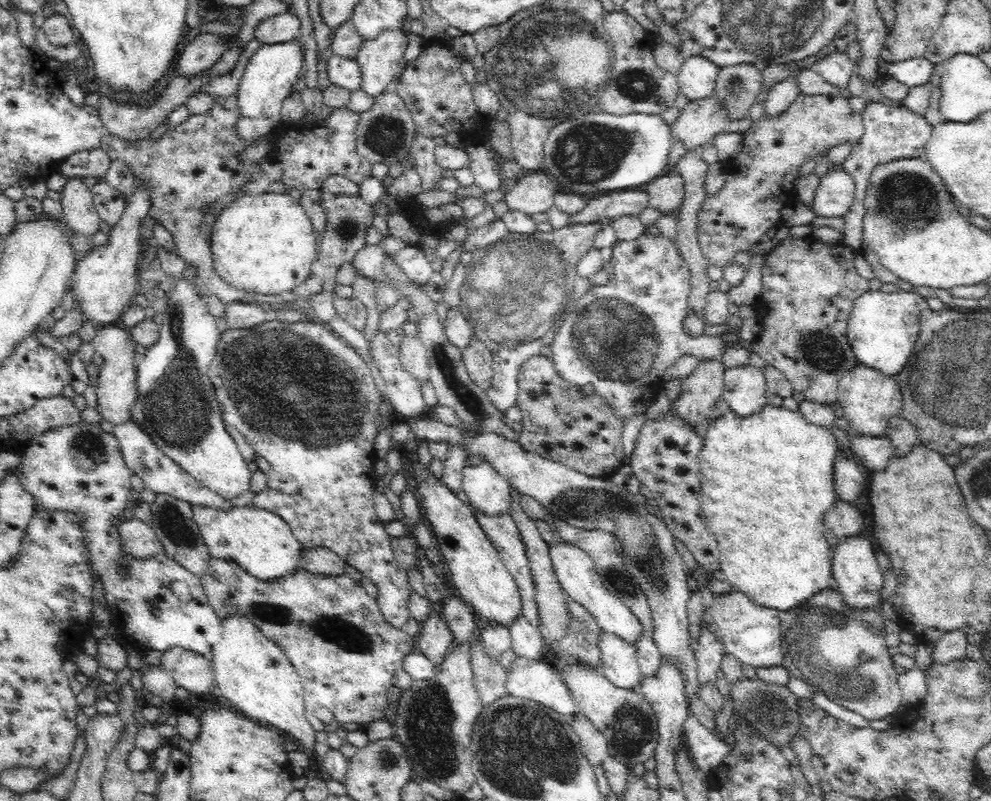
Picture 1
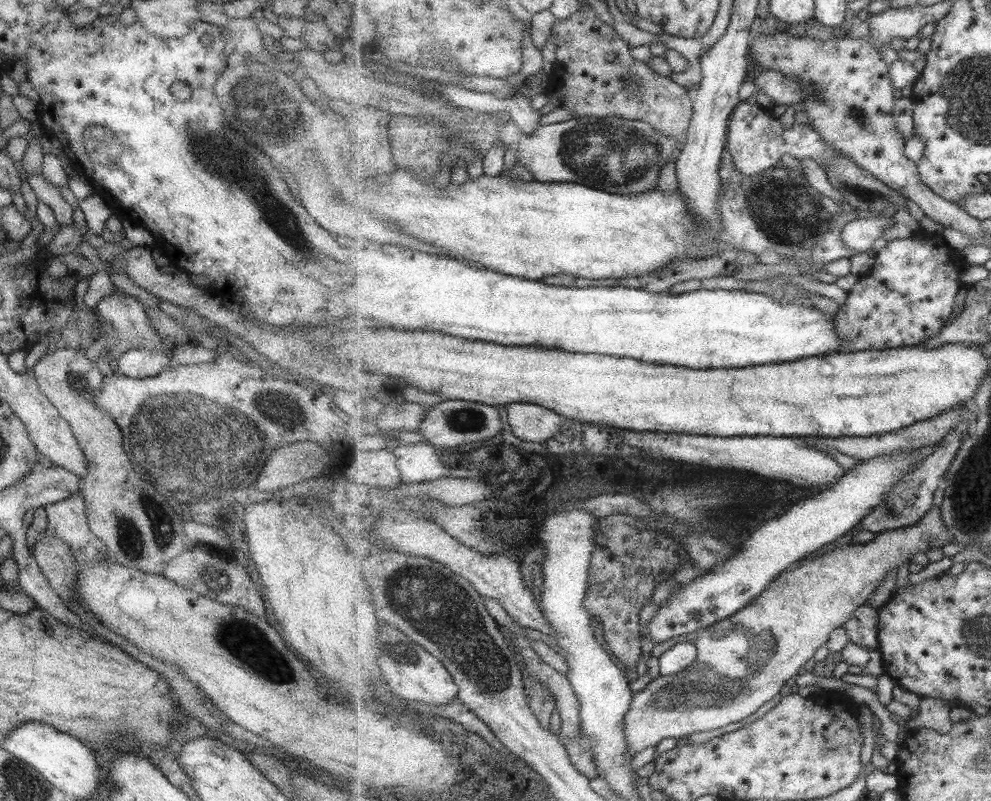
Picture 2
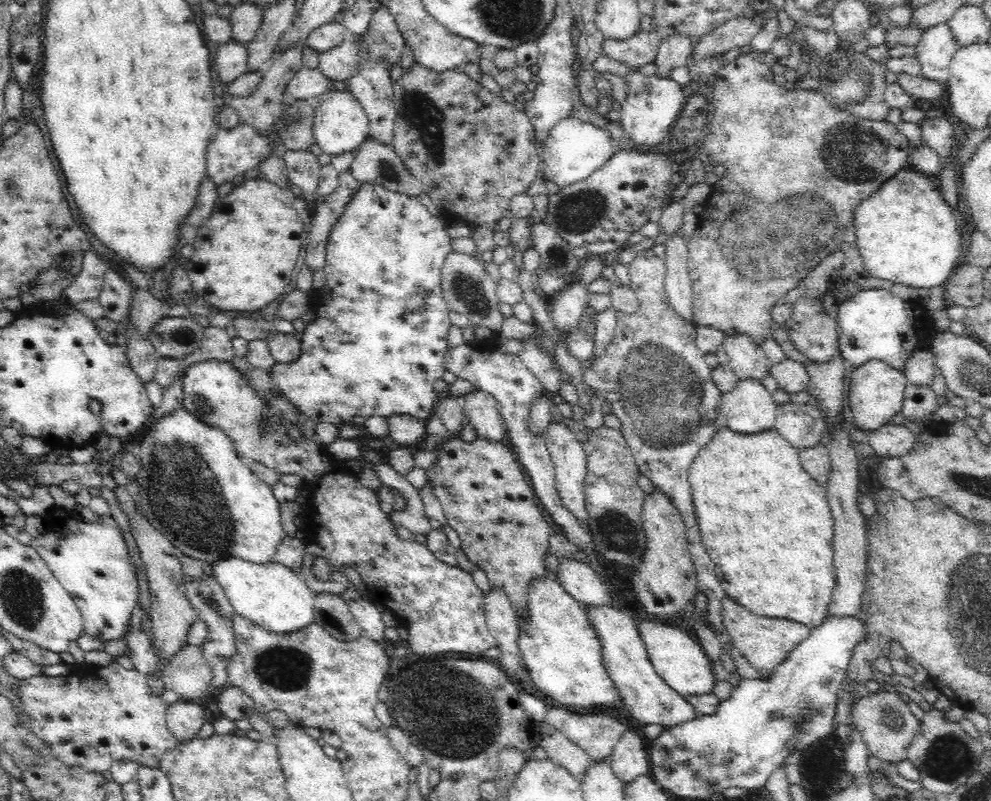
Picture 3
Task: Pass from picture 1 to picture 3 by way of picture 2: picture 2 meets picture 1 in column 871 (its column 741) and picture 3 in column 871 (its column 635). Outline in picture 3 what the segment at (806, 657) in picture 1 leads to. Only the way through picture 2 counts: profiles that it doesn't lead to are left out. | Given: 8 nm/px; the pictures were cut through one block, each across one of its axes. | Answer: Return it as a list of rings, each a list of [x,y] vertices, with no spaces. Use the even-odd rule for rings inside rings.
[[[884,690],[870,693],[855,704],[854,717],[870,753],[882,760],[883,765],[907,760],[908,748],[920,730],[921,720],[913,715],[909,706],[898,695]]]

